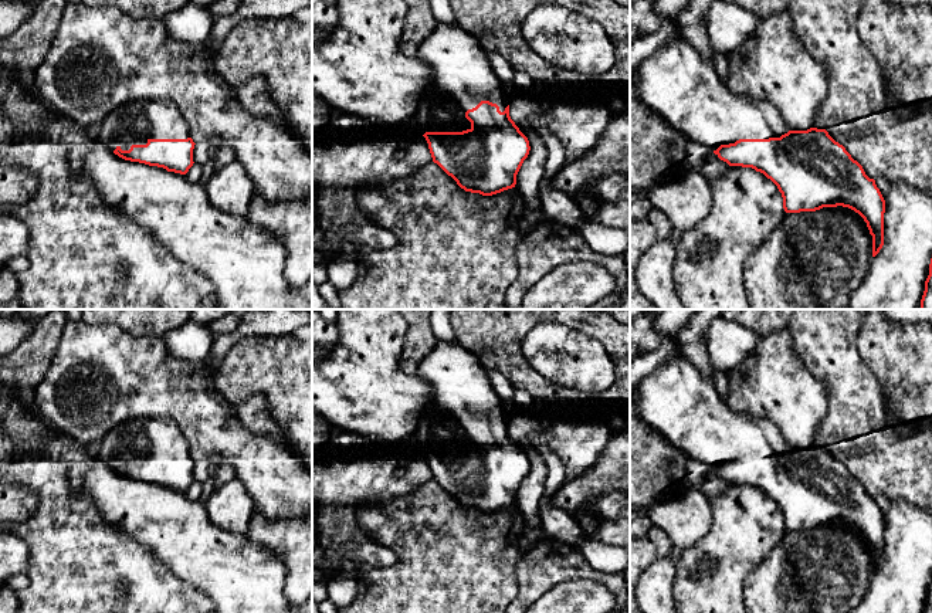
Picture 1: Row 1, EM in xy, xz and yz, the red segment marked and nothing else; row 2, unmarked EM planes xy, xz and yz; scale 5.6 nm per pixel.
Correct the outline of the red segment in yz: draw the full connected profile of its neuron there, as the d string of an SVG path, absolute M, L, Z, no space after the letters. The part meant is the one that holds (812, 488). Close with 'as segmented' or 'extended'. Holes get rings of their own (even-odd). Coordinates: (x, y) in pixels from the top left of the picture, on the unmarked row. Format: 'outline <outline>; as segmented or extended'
outline M682 353L658 365L651 373L644 376L630 390L630 400L637 404L644 421L685 453L688 458L709 465L729 484L752 485L770 497L782 511L786 531L816 529L823 525L837 524L848 525L858 531L872 553L872 575L880 570L884 563L885 518L875 498L865 492L862 484L826 447L790 448L770 420L733 412L719 394L714 375L702 375Z; extended

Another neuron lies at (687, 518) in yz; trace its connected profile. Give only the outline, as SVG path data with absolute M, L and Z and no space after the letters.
M681 490L678 497L655 504L647 514L681 551L701 541L712 525L712 498L699 490Z

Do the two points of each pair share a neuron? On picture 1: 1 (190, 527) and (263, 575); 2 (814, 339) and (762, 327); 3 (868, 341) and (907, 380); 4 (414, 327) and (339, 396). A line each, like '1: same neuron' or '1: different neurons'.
1: same neuron
2: different neurons
3: same neuron
4: different neurons

